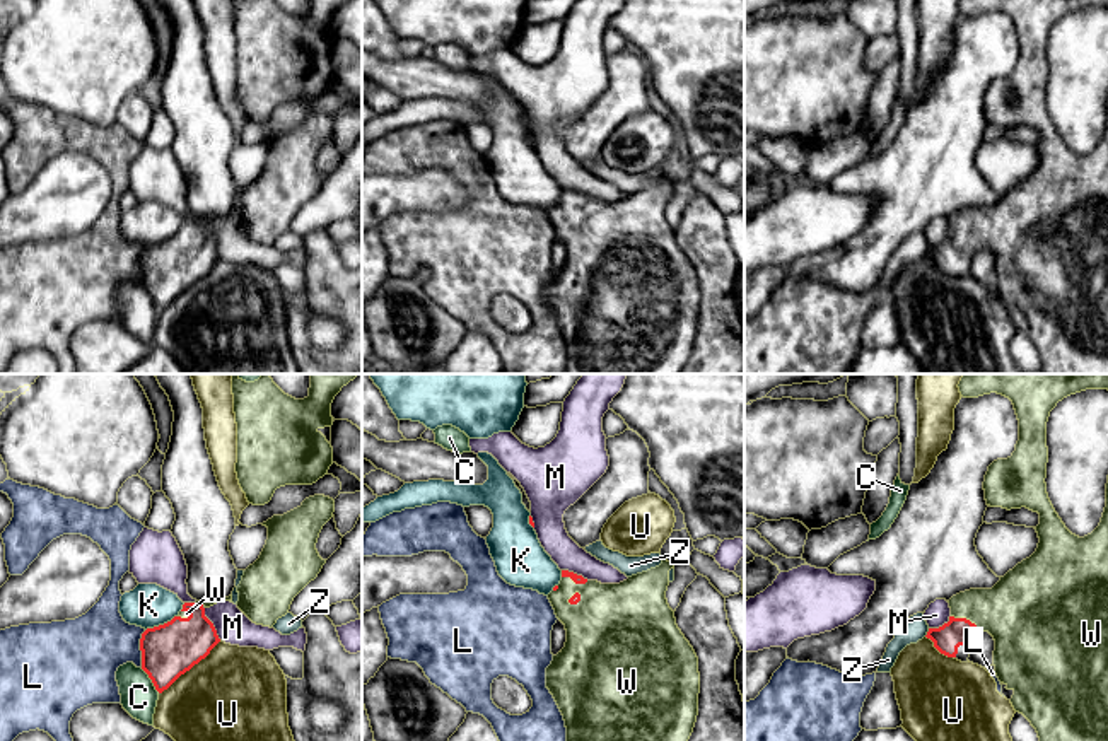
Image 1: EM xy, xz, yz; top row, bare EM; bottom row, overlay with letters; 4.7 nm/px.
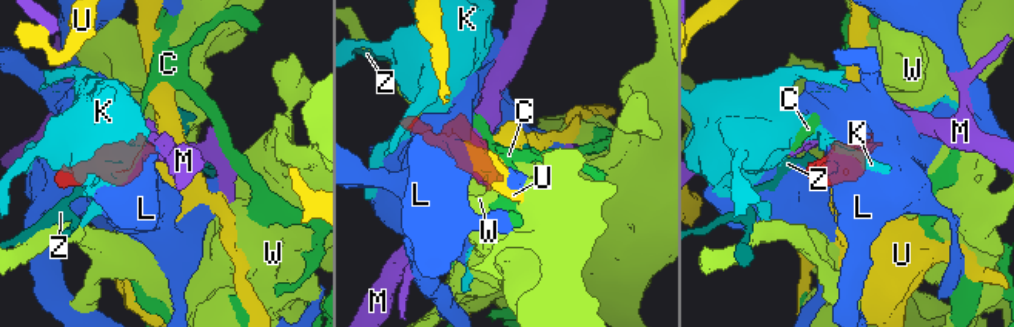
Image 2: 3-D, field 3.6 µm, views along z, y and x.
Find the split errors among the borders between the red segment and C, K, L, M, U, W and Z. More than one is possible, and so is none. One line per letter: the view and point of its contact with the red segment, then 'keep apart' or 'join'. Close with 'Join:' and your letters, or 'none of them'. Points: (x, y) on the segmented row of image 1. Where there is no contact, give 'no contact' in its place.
C: xy (151, 678) | keep apart
K: xy (161, 625) | keep apart
L: xy (140, 649) | keep apart
M: xy (212, 624) | keep apart
U: xy (190, 668) | keep apart
W: yz (965, 618) | join
Z: yz (927, 632) | keep apart
Join: W

